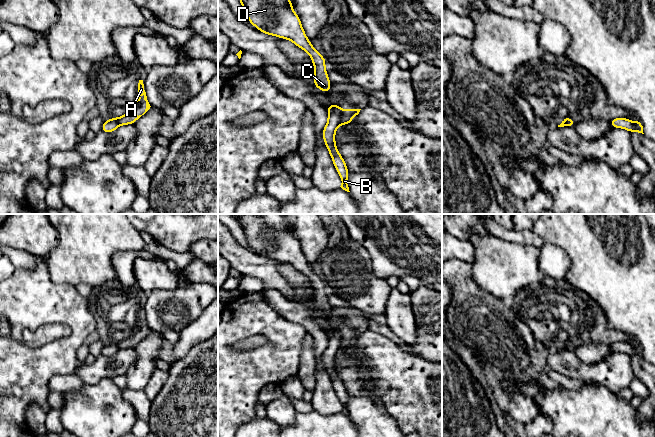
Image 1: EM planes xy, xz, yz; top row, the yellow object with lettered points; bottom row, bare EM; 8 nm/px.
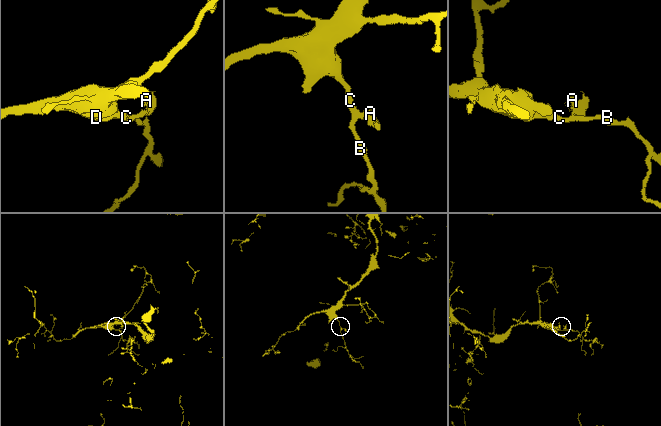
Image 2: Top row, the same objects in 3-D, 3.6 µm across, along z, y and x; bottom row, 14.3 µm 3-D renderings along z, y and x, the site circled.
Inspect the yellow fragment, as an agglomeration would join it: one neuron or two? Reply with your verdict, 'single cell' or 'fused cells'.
fused cells

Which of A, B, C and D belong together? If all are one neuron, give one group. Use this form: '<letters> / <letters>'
A / B C D

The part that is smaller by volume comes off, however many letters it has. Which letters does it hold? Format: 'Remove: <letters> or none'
Remove: A

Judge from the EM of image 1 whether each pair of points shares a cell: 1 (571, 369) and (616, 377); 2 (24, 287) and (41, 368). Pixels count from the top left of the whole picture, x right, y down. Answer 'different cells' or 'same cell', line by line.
1: same cell
2: same cell

